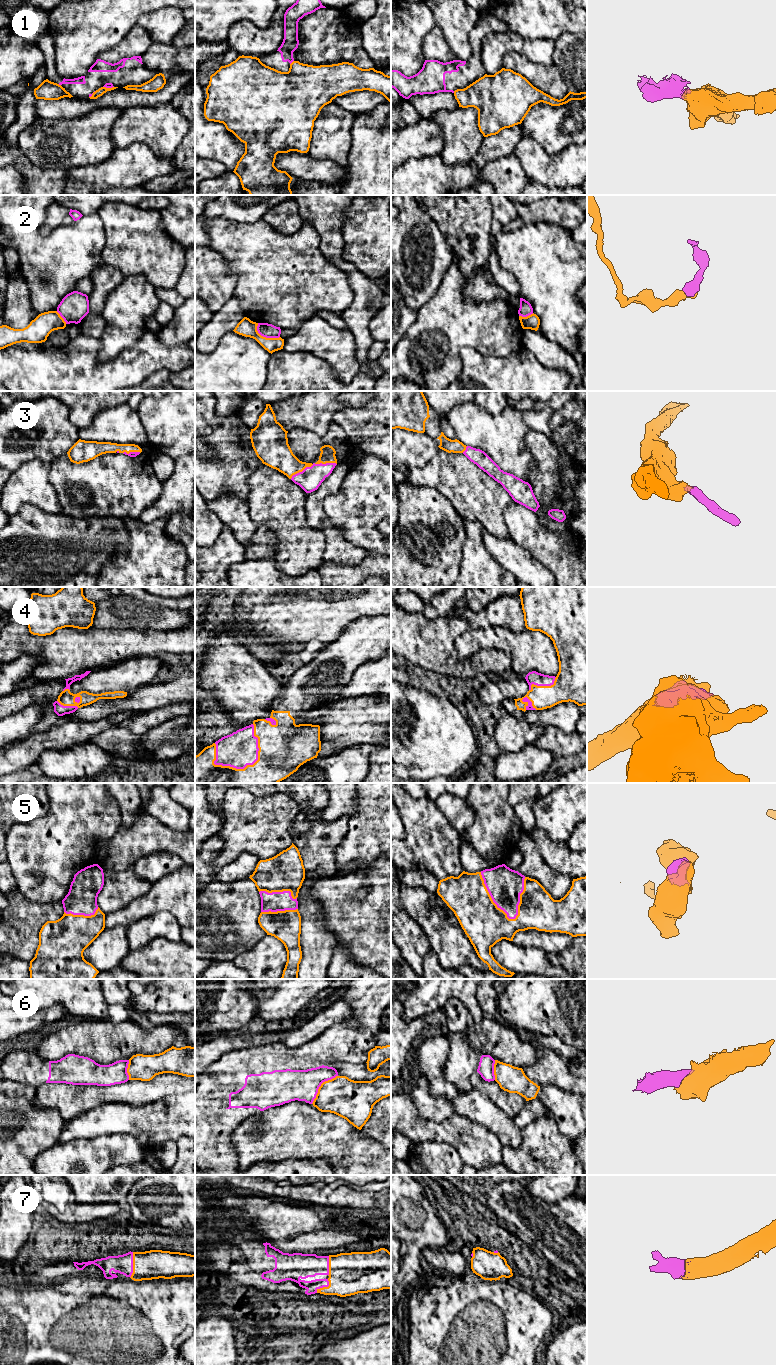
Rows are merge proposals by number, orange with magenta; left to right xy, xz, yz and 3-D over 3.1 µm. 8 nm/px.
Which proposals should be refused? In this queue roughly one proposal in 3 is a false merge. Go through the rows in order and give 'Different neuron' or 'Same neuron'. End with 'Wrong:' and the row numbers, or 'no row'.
1: Different neuron
2: Different neuron
3: Same neuron
4: Same neuron
5: Same neuron
6: Different neuron
7: Same neuron
Wrong: 1, 2, 6

